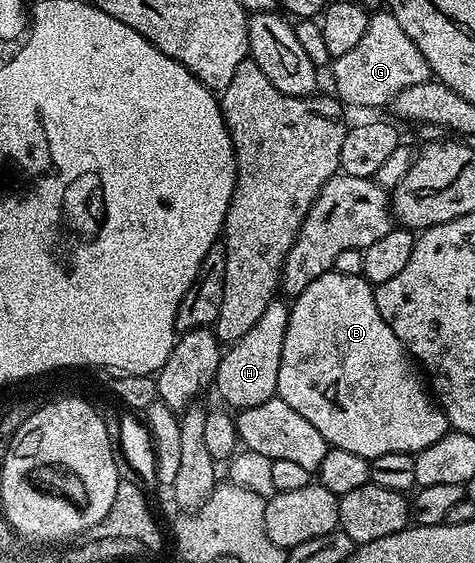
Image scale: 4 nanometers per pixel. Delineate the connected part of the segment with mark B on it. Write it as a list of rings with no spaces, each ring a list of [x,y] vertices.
[[[334,271],[324,273],[319,275],[319,279],[312,281],[301,294],[292,298],[289,305],[287,335],[283,339],[283,355],[279,363],[277,396],[283,403],[287,403],[287,407],[299,411],[299,415],[303,415],[303,419],[307,419],[307,423],[311,423],[311,427],[315,427],[315,431],[319,431],[319,435],[323,435],[325,442],[332,448],[351,451],[354,455],[363,455],[370,459],[379,455],[387,455],[391,451],[403,451],[416,455],[419,451],[431,447],[431,443],[443,439],[443,435],[451,429],[441,406],[437,404],[432,392],[427,388],[418,366],[406,353],[405,344],[398,339],[395,331],[391,331],[391,327],[387,327],[383,315],[379,315],[379,307],[375,303],[374,286],[370,285],[361,275],[341,274]]]

